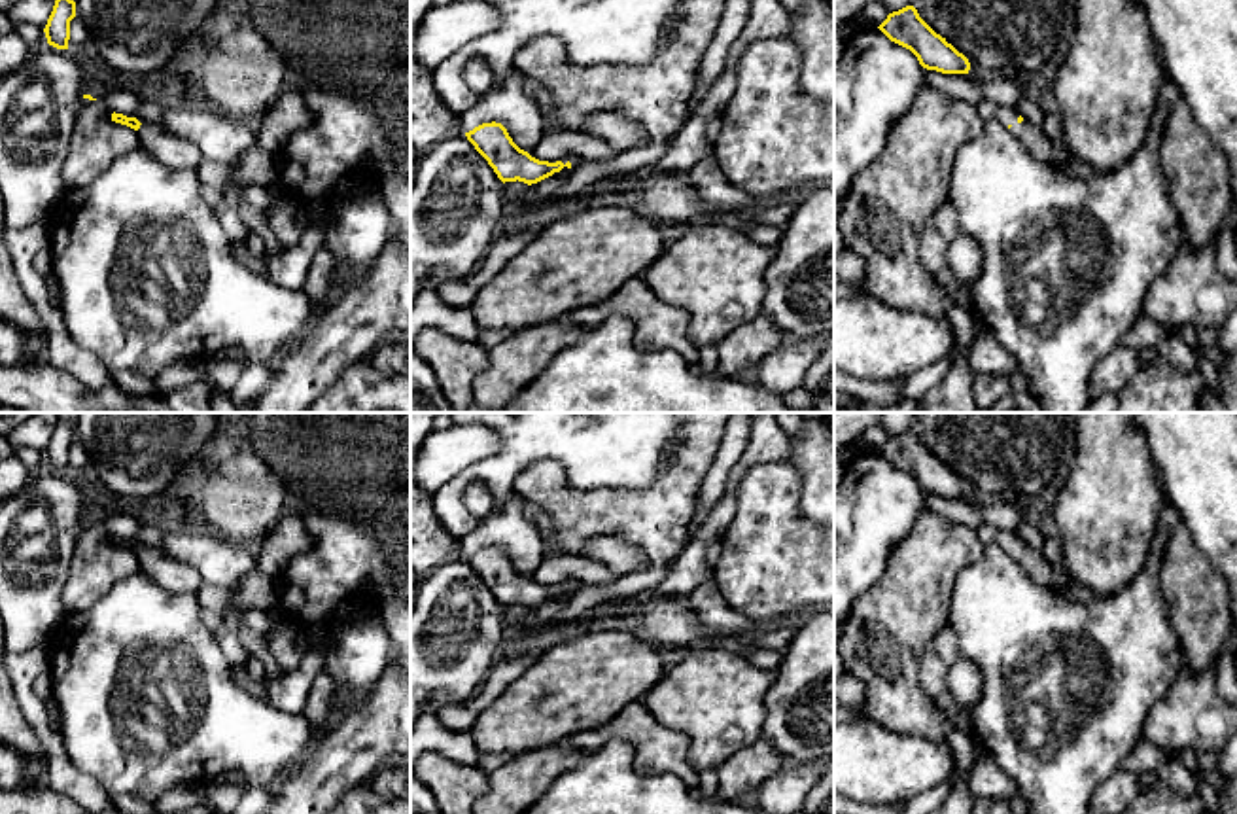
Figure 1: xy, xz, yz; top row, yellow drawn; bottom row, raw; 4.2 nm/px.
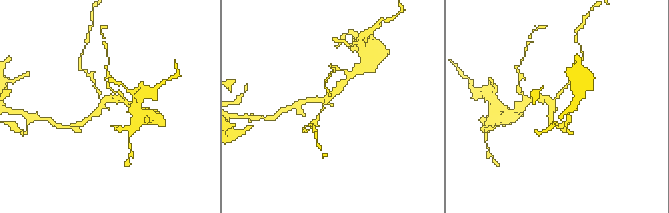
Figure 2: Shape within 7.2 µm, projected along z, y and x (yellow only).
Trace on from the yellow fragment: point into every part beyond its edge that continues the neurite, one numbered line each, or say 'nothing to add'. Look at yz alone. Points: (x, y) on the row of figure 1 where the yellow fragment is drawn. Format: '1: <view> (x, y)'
1: yz (1041, 146)

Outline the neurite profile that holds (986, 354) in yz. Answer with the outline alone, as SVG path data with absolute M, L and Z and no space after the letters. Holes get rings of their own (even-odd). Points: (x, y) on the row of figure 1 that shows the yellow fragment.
M982 327L968 350L968 365L974 375L991 373L1010 377L1018 371L1016 358L999 345L991 329Z

